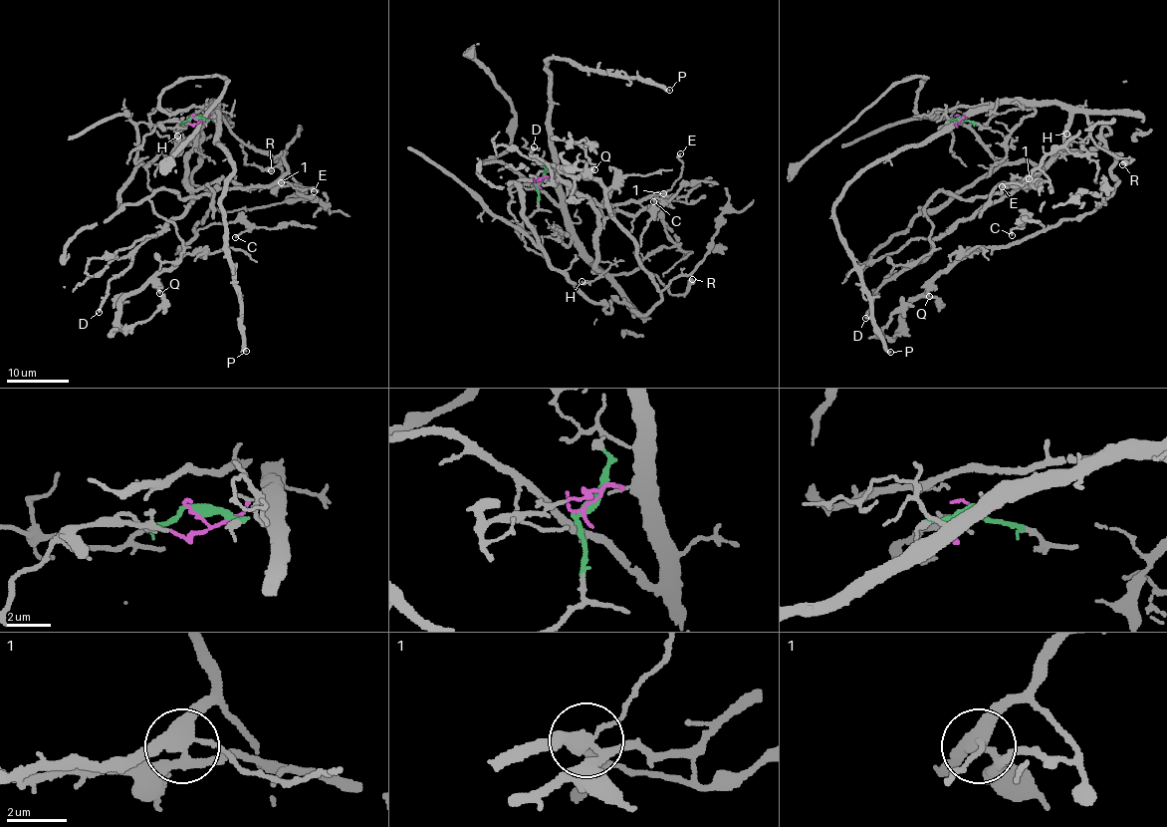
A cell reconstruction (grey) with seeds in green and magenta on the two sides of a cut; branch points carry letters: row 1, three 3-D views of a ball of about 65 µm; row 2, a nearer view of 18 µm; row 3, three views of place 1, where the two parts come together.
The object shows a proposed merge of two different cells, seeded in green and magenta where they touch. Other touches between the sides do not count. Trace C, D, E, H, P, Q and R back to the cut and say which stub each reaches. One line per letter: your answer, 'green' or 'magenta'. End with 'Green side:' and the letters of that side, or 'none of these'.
C: green
D: magenta
E: green
H: magenta
P: magenta
Q: green
R: magenta
Green side: C, E, Q

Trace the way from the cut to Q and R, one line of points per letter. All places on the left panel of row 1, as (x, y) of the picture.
Q: (195, 117), (136, 124), (135, 161), (149, 165), (199, 131), (192, 178), (212, 197), (157, 274), (159, 294)
R: (194, 117), (205, 120), (215, 113), (214, 104), (206, 105), (213, 106), (241, 142), (245, 165), (272, 171)

